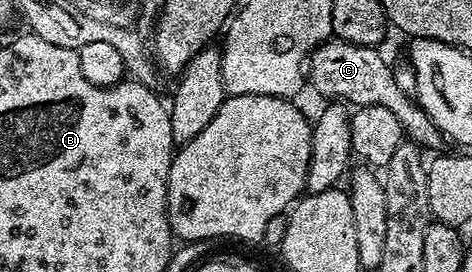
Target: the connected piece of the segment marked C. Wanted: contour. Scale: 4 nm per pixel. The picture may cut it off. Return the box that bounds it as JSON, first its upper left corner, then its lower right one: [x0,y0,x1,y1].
[308,40,444,152]

